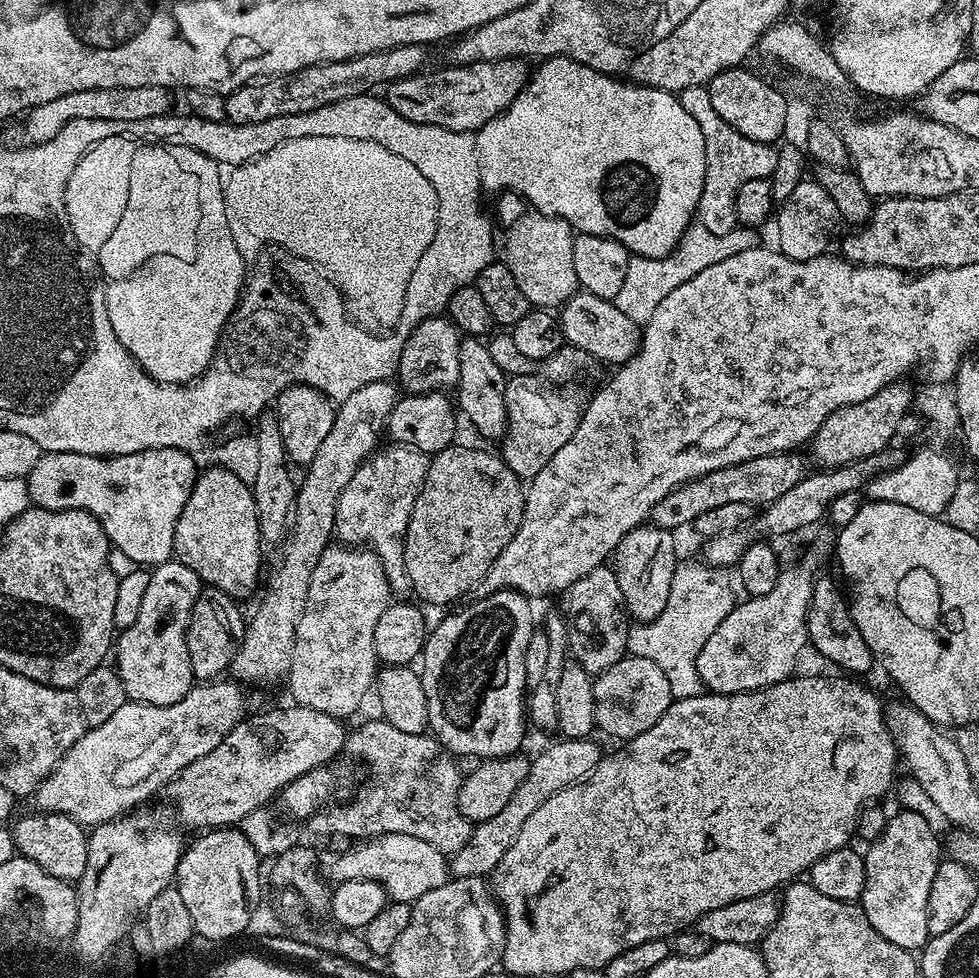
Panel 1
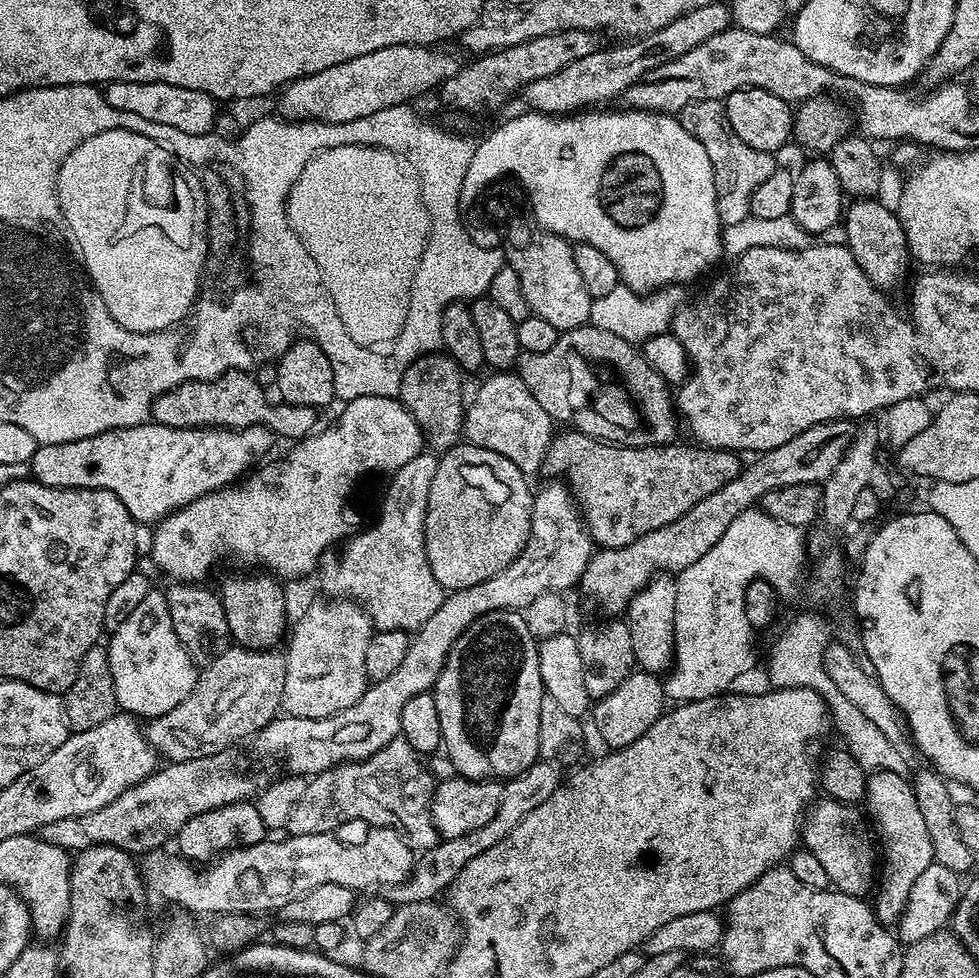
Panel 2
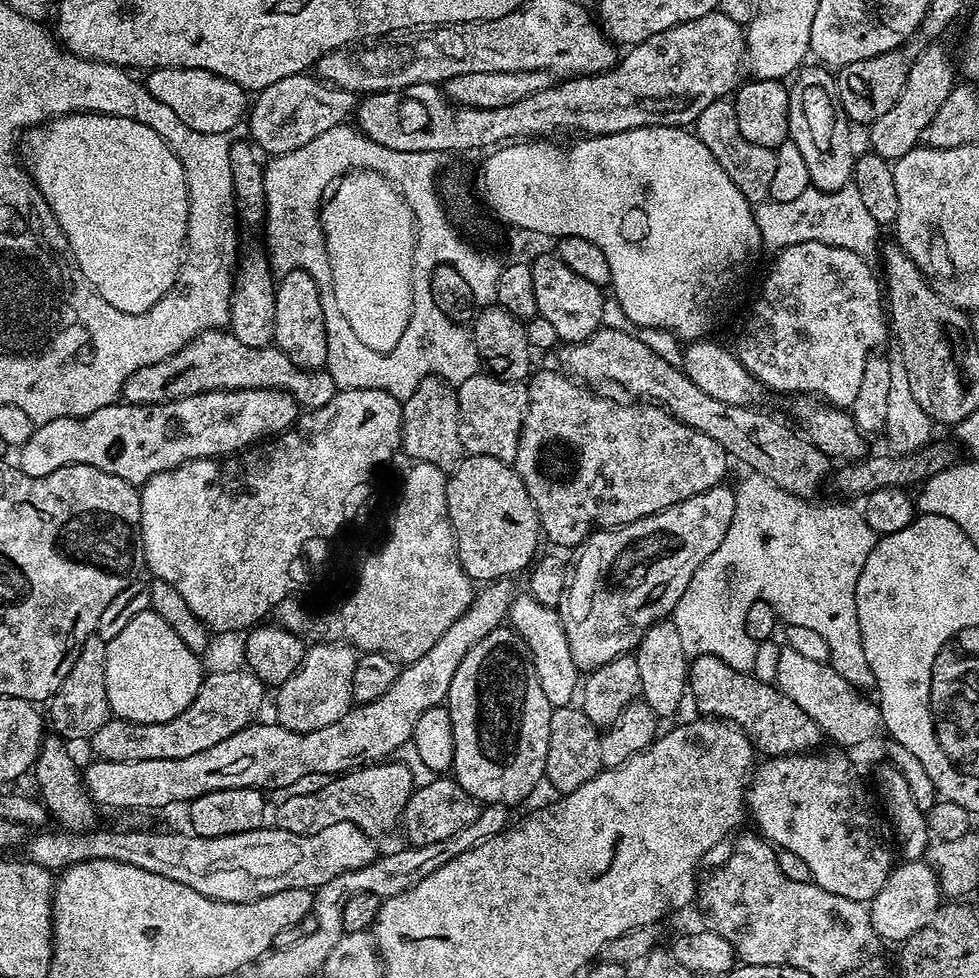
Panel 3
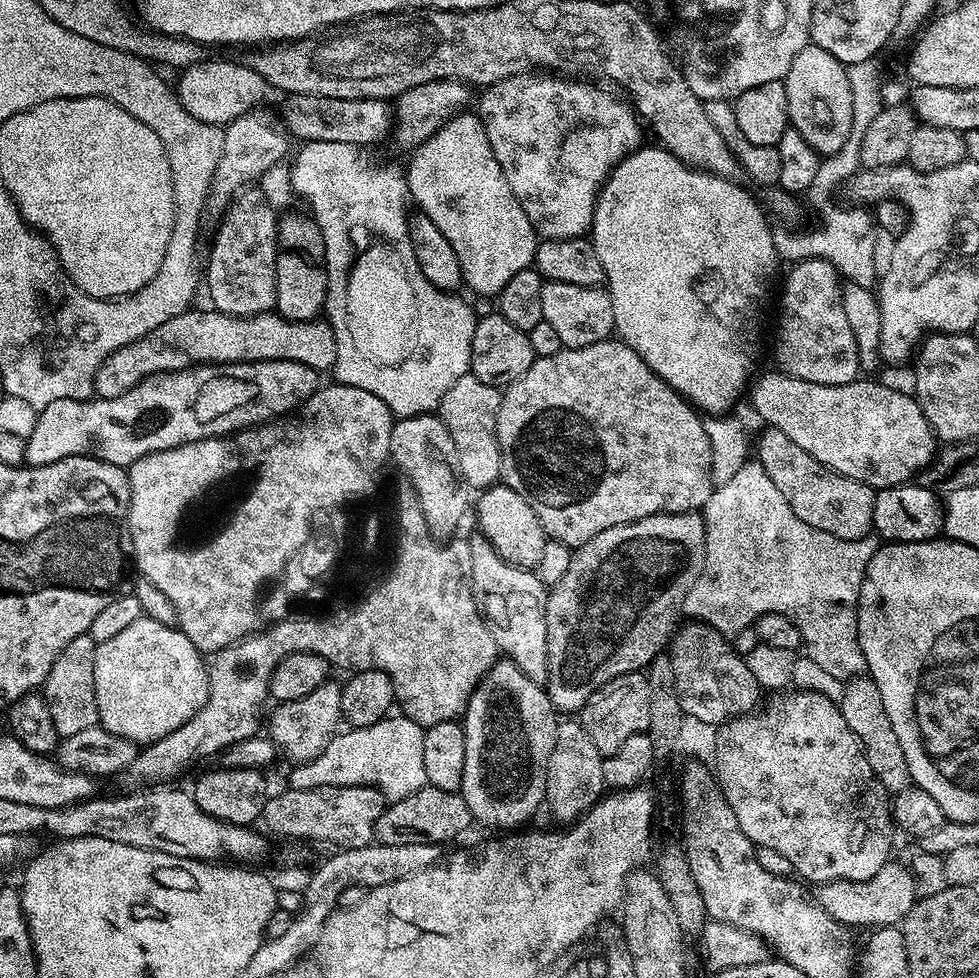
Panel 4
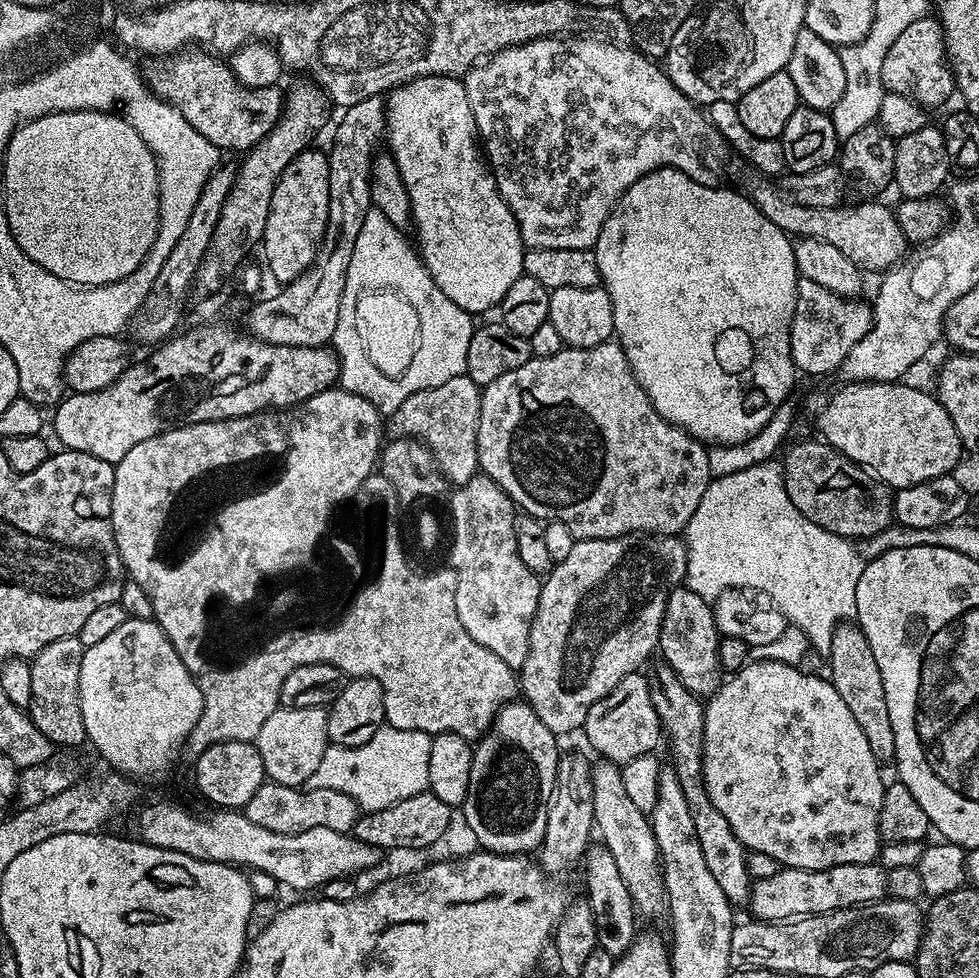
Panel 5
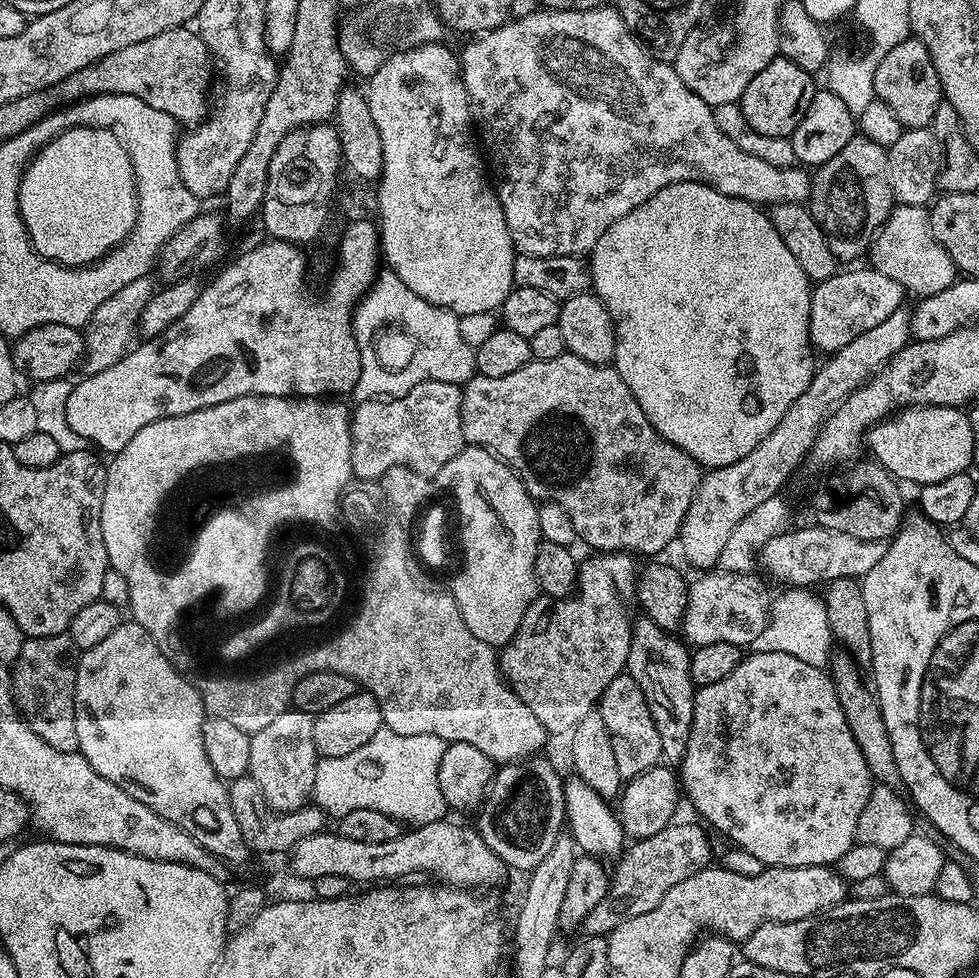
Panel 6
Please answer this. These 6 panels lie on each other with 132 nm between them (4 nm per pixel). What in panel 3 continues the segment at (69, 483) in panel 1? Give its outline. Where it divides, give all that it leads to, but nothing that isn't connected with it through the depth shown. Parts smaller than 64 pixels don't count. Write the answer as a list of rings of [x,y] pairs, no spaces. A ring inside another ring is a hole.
[[[255,388],[254,390],[236,390],[234,392],[203,392],[194,394],[190,398],[181,400],[171,400],[165,404],[130,404],[127,402],[117,402],[110,406],[104,406],[102,410],[96,410],[89,416],[59,416],[50,422],[33,427],[30,438],[25,444],[19,445],[20,460],[18,467],[30,478],[42,478],[46,474],[54,474],[54,470],[62,470],[62,466],[67,464],[81,464],[82,466],[94,466],[98,470],[106,470],[106,474],[114,474],[131,484],[142,486],[156,474],[162,474],[171,468],[178,468],[191,460],[211,460],[213,458],[228,458],[233,454],[239,454],[271,437],[278,436],[282,432],[287,432],[298,419],[298,405],[296,399],[289,392],[278,388]]]

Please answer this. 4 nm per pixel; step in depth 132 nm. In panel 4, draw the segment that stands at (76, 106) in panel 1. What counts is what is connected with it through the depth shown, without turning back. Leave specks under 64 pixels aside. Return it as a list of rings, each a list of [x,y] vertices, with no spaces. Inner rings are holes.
[[[205,58],[194,66],[183,69],[179,73],[180,81],[175,81],[174,91],[186,114],[207,124],[223,126],[242,114],[259,109],[263,105],[260,103],[263,102],[264,95],[269,95],[268,83],[264,81],[262,74],[240,64]]]

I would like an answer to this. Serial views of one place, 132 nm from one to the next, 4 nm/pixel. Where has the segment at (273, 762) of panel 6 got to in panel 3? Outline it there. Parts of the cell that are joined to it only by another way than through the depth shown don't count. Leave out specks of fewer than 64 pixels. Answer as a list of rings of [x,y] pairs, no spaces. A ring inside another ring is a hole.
[[[316,642],[305,651],[302,666],[285,684],[279,685],[275,719],[286,730],[309,732],[322,730],[330,722],[338,722],[353,707],[352,683],[358,653],[343,642]]]

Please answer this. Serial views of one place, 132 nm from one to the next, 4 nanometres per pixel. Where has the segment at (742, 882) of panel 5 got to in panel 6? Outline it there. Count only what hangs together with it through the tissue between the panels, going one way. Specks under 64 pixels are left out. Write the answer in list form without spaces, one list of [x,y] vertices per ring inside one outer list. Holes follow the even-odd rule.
[[[637,619],[632,625],[630,654],[626,669],[627,675],[632,676],[634,682],[638,682],[642,694],[646,694],[646,702],[650,706],[650,718],[654,718],[654,727],[658,730],[658,742],[662,742],[662,760],[668,766],[678,766],[686,754],[686,742],[690,742],[690,730],[694,722],[694,702],[697,689],[690,678],[689,649],[679,639],[676,641],[676,638],[675,635],[661,630],[653,620]]]

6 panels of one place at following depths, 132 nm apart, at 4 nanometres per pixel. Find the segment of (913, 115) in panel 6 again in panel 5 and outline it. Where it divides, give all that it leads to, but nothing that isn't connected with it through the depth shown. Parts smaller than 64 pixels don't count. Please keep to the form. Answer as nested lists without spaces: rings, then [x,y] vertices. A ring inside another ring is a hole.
[[[935,15],[918,18],[918,22],[913,22],[894,41],[894,46],[890,46],[882,61],[882,82],[885,92],[906,94],[906,98],[918,102],[926,110],[933,110],[954,96],[956,81],[944,46],[944,28]]]

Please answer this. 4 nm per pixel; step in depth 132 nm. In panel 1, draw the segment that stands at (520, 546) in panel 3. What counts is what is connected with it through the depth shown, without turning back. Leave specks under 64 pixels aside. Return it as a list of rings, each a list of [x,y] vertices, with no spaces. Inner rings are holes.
[[[443,448],[429,459],[428,473],[422,482],[418,502],[410,514],[404,535],[404,569],[411,591],[417,592],[423,603],[455,605],[459,596],[471,593],[490,570],[494,558],[502,554],[506,542],[514,538],[524,513],[525,489],[520,477],[504,465],[503,459],[480,448]]]

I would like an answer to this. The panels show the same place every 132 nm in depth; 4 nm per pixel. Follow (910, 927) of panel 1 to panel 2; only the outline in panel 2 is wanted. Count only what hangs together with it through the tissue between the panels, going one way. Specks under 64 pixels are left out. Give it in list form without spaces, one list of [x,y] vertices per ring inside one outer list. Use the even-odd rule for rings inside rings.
[[[886,770],[873,771],[868,776],[867,790],[865,792],[866,816],[878,837],[879,847],[882,849],[882,863],[878,868],[878,887],[875,889],[874,911],[881,924],[885,926],[899,925],[900,916],[904,913],[906,898],[910,898],[910,886],[918,882],[922,870],[934,863],[930,834],[926,830],[926,822],[918,810],[918,798],[914,797],[911,781],[896,772]]]

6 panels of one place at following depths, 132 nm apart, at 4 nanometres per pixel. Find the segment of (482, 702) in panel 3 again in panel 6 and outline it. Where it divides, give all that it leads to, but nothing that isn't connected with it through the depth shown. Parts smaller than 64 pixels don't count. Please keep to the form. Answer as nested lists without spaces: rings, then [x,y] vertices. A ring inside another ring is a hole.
[[[537,754],[523,762],[499,765],[475,817],[476,831],[509,869],[536,868],[562,834],[566,820],[562,776],[552,769],[550,761],[542,757]]]

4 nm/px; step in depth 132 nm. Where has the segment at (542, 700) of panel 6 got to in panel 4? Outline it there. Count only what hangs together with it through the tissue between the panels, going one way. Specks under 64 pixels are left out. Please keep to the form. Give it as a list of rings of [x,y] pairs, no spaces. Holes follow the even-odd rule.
[[[699,511],[690,512],[659,512],[657,516],[642,518],[638,522],[626,522],[622,526],[610,526],[610,530],[602,530],[590,542],[586,542],[581,548],[572,553],[570,570],[562,574],[557,584],[551,585],[546,602],[546,646],[548,647],[548,682],[546,691],[552,707],[560,714],[576,714],[584,707],[584,704],[606,682],[618,678],[622,674],[630,674],[647,669],[655,656],[665,651],[666,645],[674,635],[674,629],[681,619],[684,610],[684,599],[694,586],[698,574],[702,570],[702,562],[706,554],[706,530],[704,529],[704,517]]]

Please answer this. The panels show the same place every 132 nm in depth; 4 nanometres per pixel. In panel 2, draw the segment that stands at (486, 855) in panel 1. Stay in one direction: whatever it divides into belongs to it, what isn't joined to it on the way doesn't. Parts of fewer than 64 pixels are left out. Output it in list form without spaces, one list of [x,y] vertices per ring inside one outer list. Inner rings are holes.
[[[537,759],[536,763],[531,764],[527,770],[520,776],[513,776],[504,784],[502,790],[502,806],[498,806],[498,814],[486,822],[486,826],[481,826],[479,830],[470,830],[470,834],[462,834],[462,838],[450,838],[449,840],[441,839],[430,850],[419,853],[418,859],[412,865],[412,874],[408,879],[400,884],[390,884],[383,889],[382,894],[387,900],[391,900],[393,905],[399,906],[409,904],[410,902],[422,902],[423,900],[436,900],[440,895],[447,893],[448,887],[458,878],[462,866],[470,862],[473,858],[478,858],[482,850],[490,850],[490,846],[495,846],[497,842],[502,842],[530,810],[537,806],[542,806],[554,790],[562,782],[561,765],[552,764],[548,760]]]

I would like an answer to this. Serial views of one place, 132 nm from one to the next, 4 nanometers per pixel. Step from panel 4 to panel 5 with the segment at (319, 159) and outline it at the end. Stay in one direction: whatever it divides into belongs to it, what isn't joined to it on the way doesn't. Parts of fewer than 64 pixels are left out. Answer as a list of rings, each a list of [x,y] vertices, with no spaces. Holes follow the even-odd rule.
[[[375,210],[368,211],[366,222],[362,222],[362,234],[358,234],[358,242],[354,242],[354,254],[348,267],[349,277],[356,278],[375,268],[396,268],[404,260],[403,291],[406,293],[406,302],[414,306],[420,315],[420,340],[400,376],[387,376],[378,370],[378,366],[370,362],[363,350],[339,353],[339,387],[345,388],[350,394],[358,394],[358,398],[366,398],[366,402],[370,402],[381,414],[396,412],[412,394],[442,386],[450,382],[450,378],[465,375],[466,350],[470,350],[470,338],[474,331],[473,313],[462,310],[458,302],[450,302],[450,298],[438,290],[438,282],[434,282],[430,270],[426,270],[419,251],[415,247],[408,248],[404,236],[405,233],[396,228],[390,218]]]

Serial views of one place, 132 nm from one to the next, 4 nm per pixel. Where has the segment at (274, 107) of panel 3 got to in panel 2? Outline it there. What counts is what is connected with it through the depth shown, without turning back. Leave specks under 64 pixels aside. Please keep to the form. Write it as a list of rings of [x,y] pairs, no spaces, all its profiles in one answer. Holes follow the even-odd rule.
[[[395,44],[382,50],[374,50],[374,54],[362,54],[362,58],[350,58],[350,62],[338,62],[338,66],[330,66],[326,70],[318,70],[318,74],[303,76],[284,85],[280,96],[281,117],[289,120],[321,120],[322,122],[354,122],[354,118],[366,118],[366,114],[378,114],[378,110],[386,110],[399,104],[411,105],[412,100],[424,96],[427,92],[435,93],[441,84],[445,84],[462,66],[462,59],[456,52],[447,52],[444,46],[426,44]]]

